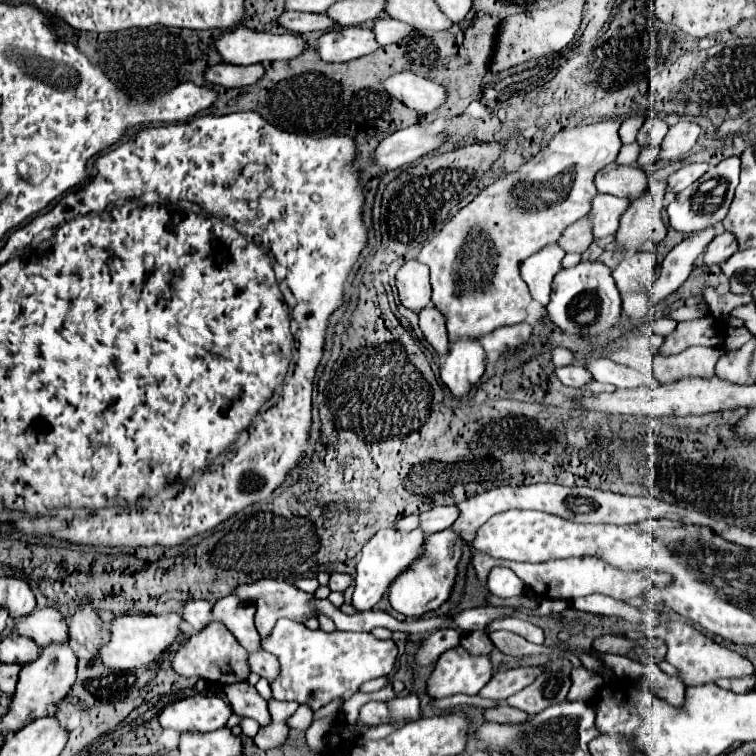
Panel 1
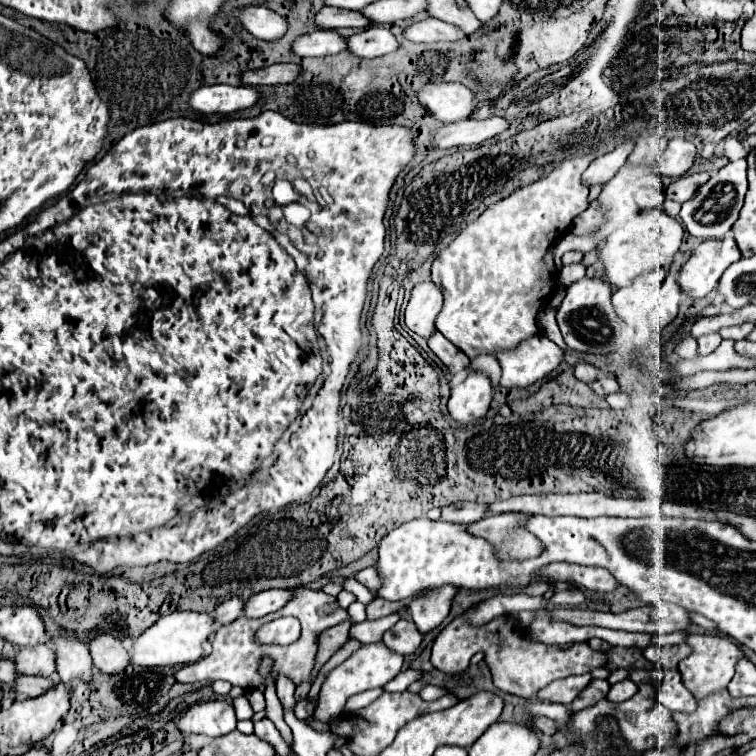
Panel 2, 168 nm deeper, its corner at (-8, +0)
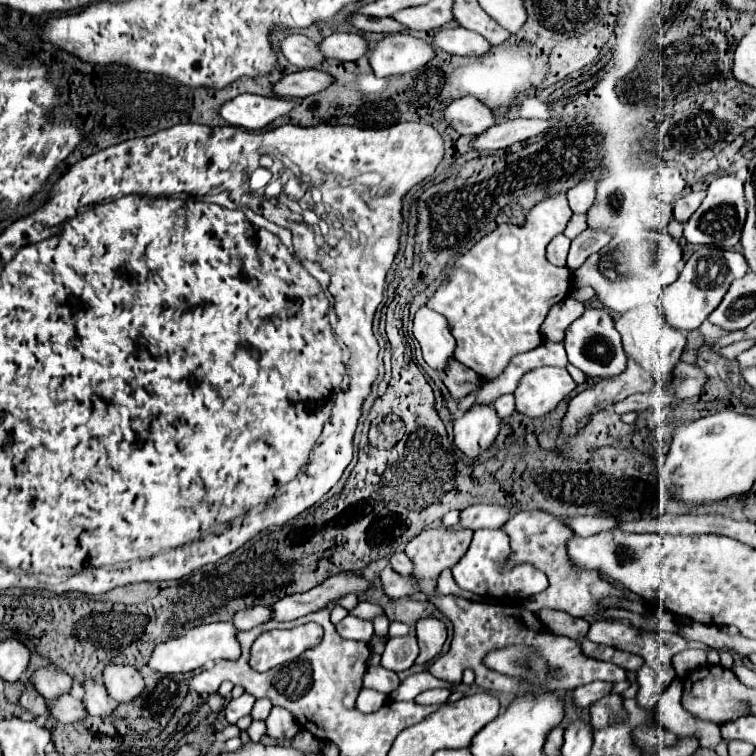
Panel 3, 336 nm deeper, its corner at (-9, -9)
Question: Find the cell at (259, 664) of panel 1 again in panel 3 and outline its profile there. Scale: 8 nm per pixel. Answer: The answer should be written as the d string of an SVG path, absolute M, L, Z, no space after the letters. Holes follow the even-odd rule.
M273 707L271 715L267 717L267 735L281 741L281 739L291 739L299 733L299 725L295 723L293 715L289 711L283 711L281 707Z

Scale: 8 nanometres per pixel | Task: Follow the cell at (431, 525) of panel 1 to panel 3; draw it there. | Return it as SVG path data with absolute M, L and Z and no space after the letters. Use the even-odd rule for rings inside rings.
M477 503L467 507L461 513L461 527L467 529L501 529L509 521L511 513L509 507L491 505L491 503Z

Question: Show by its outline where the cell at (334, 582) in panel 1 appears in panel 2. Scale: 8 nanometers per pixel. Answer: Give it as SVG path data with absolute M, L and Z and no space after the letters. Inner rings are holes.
M364 568L364 570L360 570L360 572L356 574L356 580L358 580L360 584L364 584L370 592L378 590L378 574L374 574L374 568Z

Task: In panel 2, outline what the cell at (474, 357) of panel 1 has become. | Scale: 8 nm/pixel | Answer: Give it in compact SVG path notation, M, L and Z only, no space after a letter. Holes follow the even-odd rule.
M468 368L466 380L452 388L448 412L460 424L474 424L488 412L490 400L492 400L490 378L480 370Z

